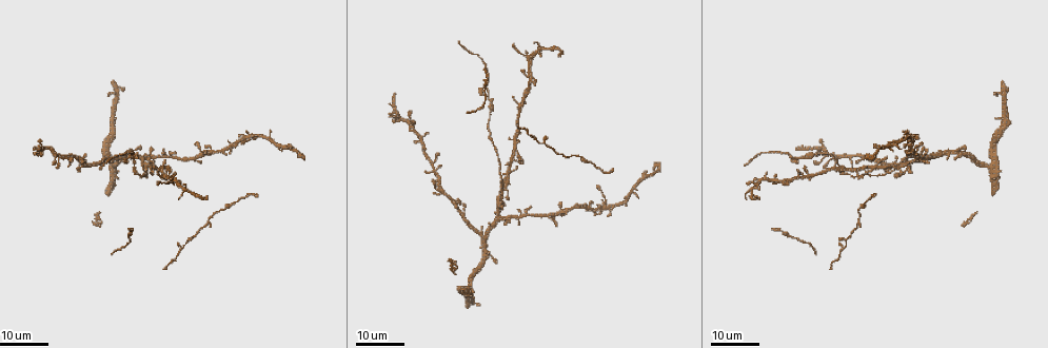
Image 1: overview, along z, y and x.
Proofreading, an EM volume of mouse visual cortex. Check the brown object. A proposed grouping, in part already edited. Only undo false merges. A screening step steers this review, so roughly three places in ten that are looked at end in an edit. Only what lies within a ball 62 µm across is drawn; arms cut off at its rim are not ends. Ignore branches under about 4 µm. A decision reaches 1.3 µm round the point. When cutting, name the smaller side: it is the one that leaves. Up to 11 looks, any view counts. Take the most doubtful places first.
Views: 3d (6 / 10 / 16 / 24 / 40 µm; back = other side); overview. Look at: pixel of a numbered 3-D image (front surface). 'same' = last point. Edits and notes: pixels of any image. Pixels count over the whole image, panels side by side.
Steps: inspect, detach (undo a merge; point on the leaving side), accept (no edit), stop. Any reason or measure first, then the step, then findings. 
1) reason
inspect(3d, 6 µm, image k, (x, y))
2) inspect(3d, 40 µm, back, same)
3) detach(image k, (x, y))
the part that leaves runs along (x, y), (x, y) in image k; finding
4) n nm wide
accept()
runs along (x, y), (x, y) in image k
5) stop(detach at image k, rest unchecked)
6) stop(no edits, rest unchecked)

inspect(3d, 24 µm, image 1, (503, 187))

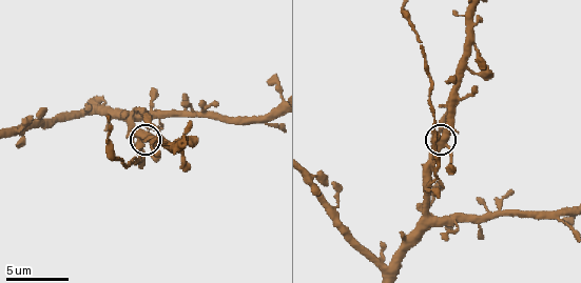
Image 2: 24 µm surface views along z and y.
inspect(3d, 6 µm, image 2, (442, 136))

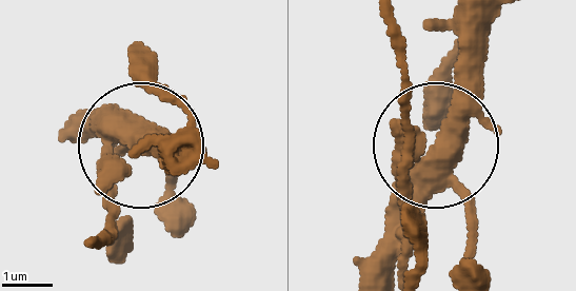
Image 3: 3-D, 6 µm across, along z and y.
450 nm wide
accept()
runs along (382, 269), (391, 194), (429, 148), (399, 97) in image 3; one neuron here

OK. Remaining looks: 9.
three-way junction
inspect(3d, 24 µm, image 1, (526, 75))

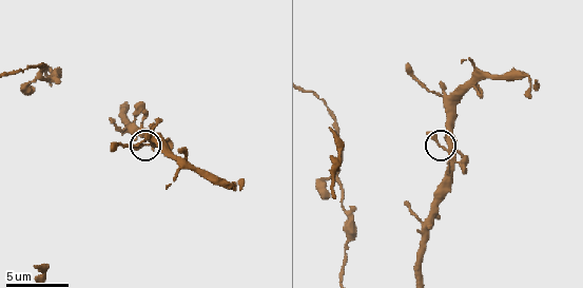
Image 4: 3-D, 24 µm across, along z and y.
inspect(3d, 6 µm, image 4, (445, 148))

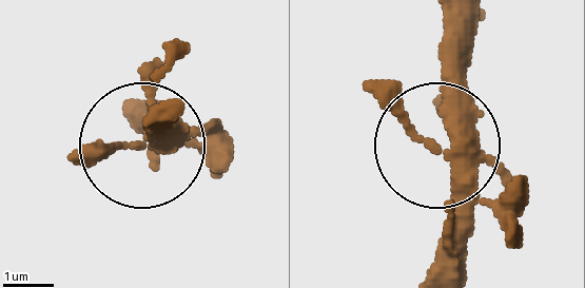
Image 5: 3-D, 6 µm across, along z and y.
accept()
runs along (429, 268), (454, 193), (442, 20) in image 5; one neuron here

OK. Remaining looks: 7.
looks like a crossing
inspect(3d, 16 µm, image 4, (452, 97))

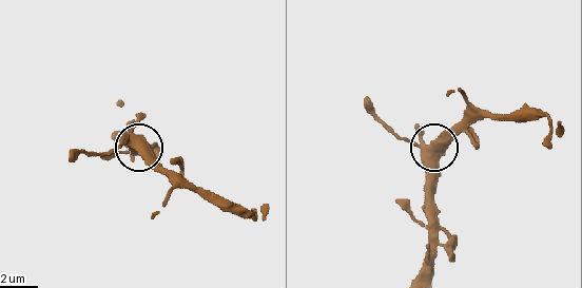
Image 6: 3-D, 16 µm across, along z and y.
inspect(3d, 6 µm, image 6, (433, 144))

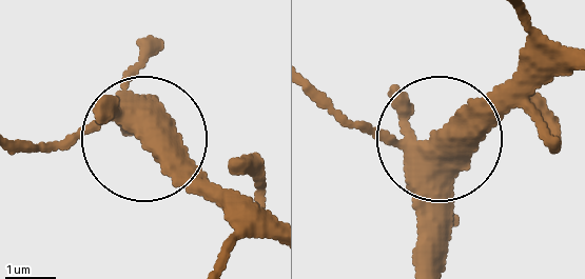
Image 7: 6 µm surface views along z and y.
4 arms
accept()
runs along (428, 260), (432, 138), (378, 134), (315, 104) in image 7; all the same neuron

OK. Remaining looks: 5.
four-way junction
inspect(3d, 24 µm, image 1, (252, 137))

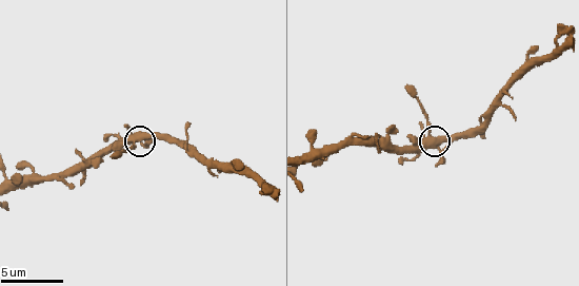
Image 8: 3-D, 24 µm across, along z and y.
inspect(3d, 10 µm, image 8, (429, 140))

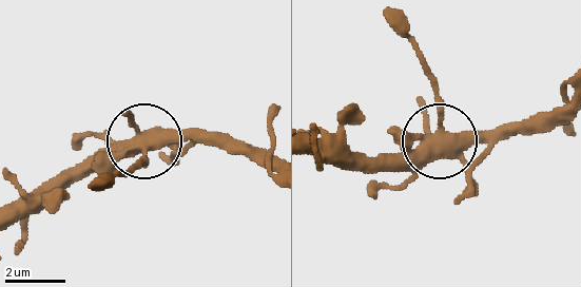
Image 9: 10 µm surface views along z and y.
4 arms
accept()
runs along (14, 223), (142, 141), (231, 139) in image 9; one neuron here

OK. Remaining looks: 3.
calibre changes
inspect(3d, 24 µm, image 1, (859, 210))

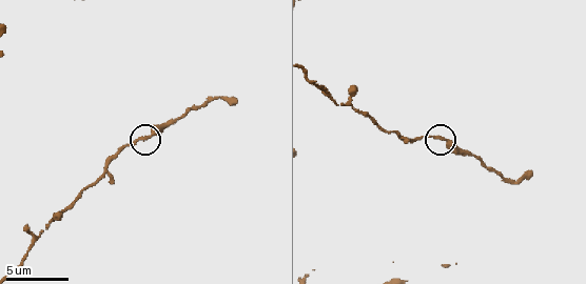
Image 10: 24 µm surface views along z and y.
inspect(3d, 6 µm, image 10, (148, 136))

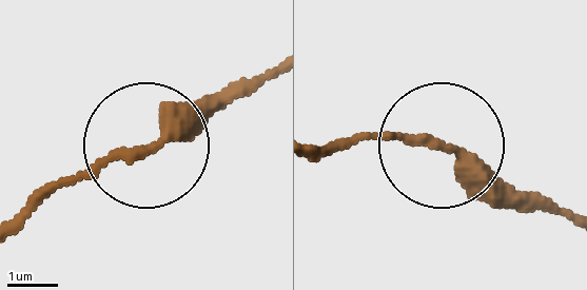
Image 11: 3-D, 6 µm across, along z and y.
240 nm wide
accept()
continuous, no second neuron

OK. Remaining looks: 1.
stop(no edits, rest unchecked)

